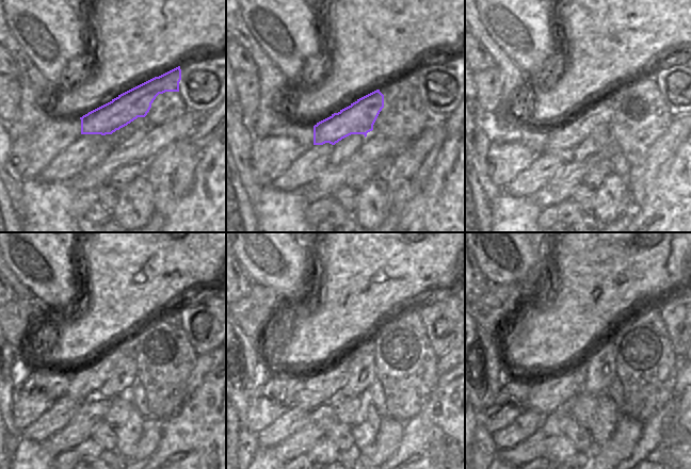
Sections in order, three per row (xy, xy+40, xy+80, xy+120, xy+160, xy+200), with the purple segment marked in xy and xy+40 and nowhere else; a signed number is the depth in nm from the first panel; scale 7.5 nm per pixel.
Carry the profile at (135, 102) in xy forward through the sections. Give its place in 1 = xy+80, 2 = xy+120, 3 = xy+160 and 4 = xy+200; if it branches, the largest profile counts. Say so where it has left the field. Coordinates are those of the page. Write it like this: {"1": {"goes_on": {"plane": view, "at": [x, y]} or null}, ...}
{"1": {"goes_on": {"plane": "xy+80", "at": [566, 135]}}, "2": {"goes_on": {"plane": "xy+120", "at": [83, 383]}}, "3": {"goes_on": {"plane": "xy+160", "at": [323, 386]}}, "4": {"goes_on": {"plane": "xy+200", "at": [547, 394]}}}

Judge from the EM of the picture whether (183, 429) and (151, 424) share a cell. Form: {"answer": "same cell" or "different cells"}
{"answer": "different cells"}

